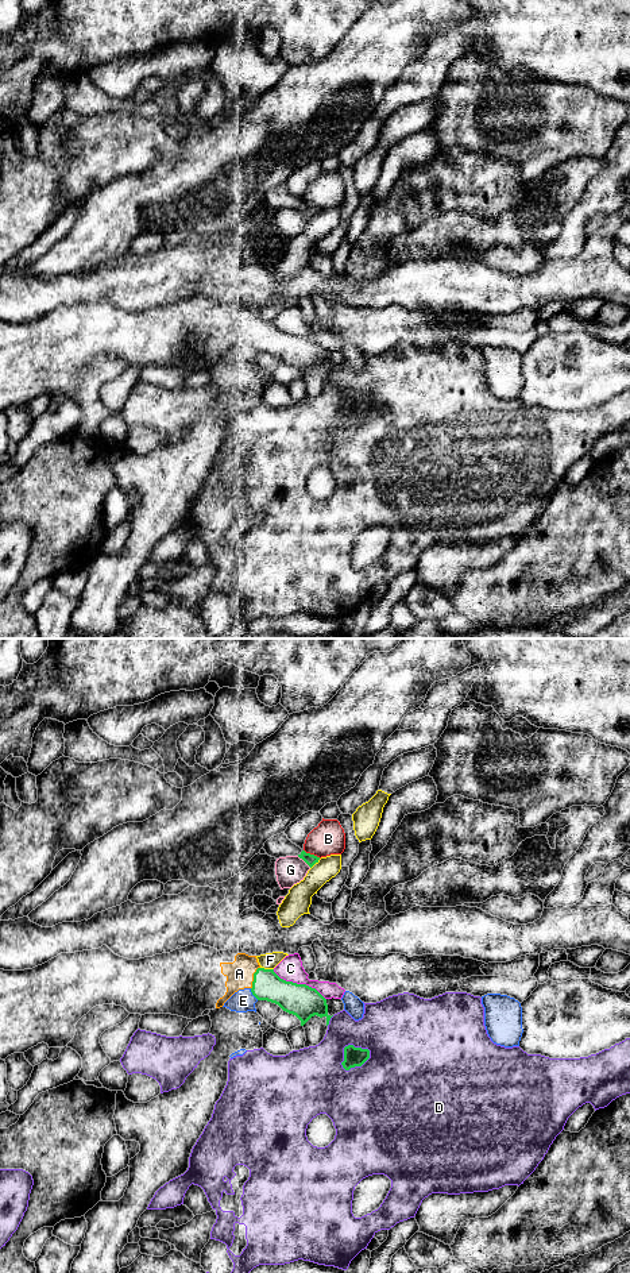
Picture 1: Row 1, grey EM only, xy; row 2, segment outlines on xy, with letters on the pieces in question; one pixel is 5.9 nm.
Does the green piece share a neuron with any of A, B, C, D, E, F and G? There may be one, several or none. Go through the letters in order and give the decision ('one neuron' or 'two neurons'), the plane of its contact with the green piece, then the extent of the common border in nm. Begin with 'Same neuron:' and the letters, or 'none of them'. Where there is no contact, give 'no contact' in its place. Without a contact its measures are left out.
Same neuron: A
A: one neuron; meets green in xy; contact 140 nm long
B: two neurons; meets green in xy; contact 120 nm long
C: two neurons; meets green in xy; contact 360 nm long
D: two neurons; meets green in xy; contact 200 nm long
E: two neurons; meets green in xy; contact 90 nm long
F: two neurons; meets green in xy; contact 80 nm long
G: two neurons; meets green in xy; contact 110 nm long

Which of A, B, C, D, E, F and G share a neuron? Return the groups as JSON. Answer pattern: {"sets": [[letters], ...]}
{"sets": [["A"], ["B"], ["C"], ["D"], ["E"], ["F", "G"]]}

